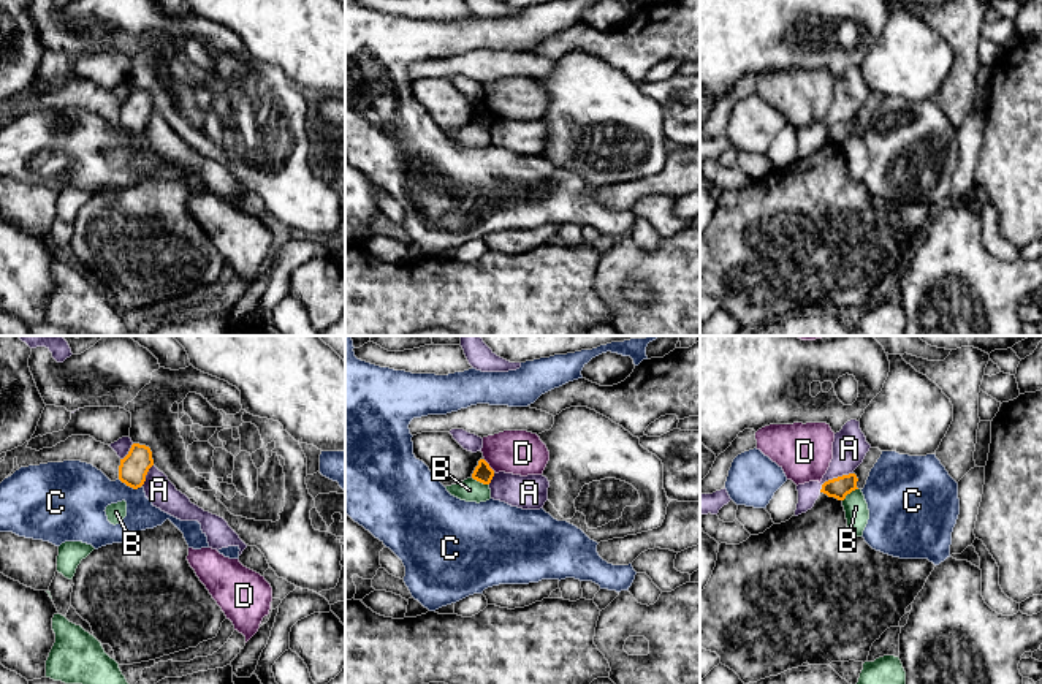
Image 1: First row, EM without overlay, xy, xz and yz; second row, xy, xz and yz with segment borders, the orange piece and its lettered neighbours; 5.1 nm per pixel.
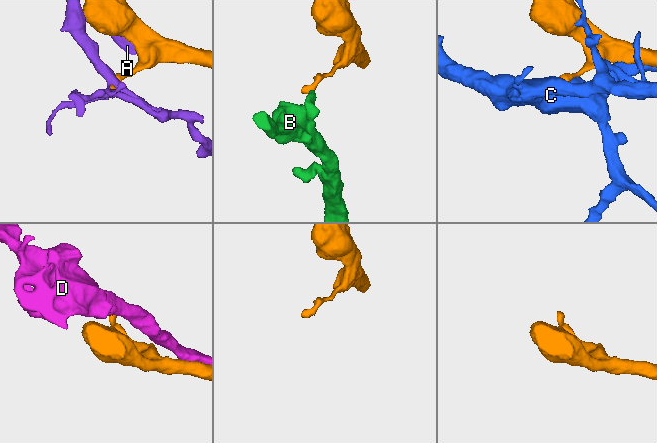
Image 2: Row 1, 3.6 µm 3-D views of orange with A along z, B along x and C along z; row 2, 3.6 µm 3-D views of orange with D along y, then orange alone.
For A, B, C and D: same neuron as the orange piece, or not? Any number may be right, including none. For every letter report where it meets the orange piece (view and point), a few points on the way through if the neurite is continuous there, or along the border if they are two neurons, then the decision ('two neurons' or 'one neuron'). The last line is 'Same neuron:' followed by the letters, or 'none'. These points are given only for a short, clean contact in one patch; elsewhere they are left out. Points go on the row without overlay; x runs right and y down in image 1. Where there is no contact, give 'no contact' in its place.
A: meets orange in yz at (833, 124); border along yz (852, 117), (827, 125), (819, 136); two neurons
B: meets orange in xz at (480, 127); border along xz (472, 122), (488, 130); two neurons
C: meets orange in xy at (130, 132); two neurons
D: meets orange in xz at (488, 111); border along xz (483, 105), (494, 116); two neurons
Same neuron: none

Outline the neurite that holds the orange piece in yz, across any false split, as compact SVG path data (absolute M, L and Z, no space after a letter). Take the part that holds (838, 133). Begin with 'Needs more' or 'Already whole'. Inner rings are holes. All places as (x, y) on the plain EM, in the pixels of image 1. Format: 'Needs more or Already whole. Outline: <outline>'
Already whole. Outline: M855 119L842 120L825 127L822 130L820 138L827 139L828 142L835 142L838 146L844 146L847 139L858 135L857 127L858 124Z

